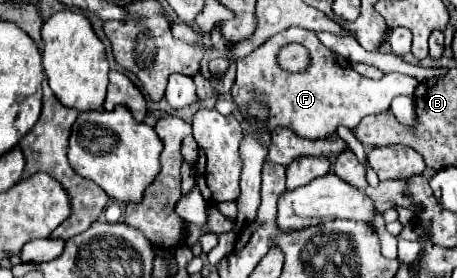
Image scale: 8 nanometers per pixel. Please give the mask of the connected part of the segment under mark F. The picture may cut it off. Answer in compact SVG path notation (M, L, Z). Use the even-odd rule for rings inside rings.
M290 27L286 29L284 33L278 33L274 37L270 37L266 43L262 43L258 49L254 49L252 53L248 53L246 57L240 57L238 59L238 73L236 73L236 83L232 87L232 99L244 107L248 101L264 101L268 103L270 107L270 121L268 123L258 123L256 119L248 117L246 119L254 125L258 125L260 129L274 129L278 125L282 127L290 127L294 129L300 137L308 137L308 139L324 139L328 137L330 133L334 133L338 129L338 125L344 125L348 129L354 129L366 115L374 115L374 113L380 113L380 111L386 111L390 107L390 101L398 95L408 95L412 97L414 95L414 89L416 89L418 81L414 77L408 77L408 75L400 75L400 73L388 73L384 75L382 79L378 81L372 81L372 79L366 79L362 75L358 75L356 71L352 71L350 63L348 61L338 61L338 57L326 49L314 31L306 31L306 29L298 29L298 27ZM288 43L300 43L308 49L308 55L310 55L310 65L306 71L302 73L288 73L284 69L280 69L278 65L278 51L288 45Z

